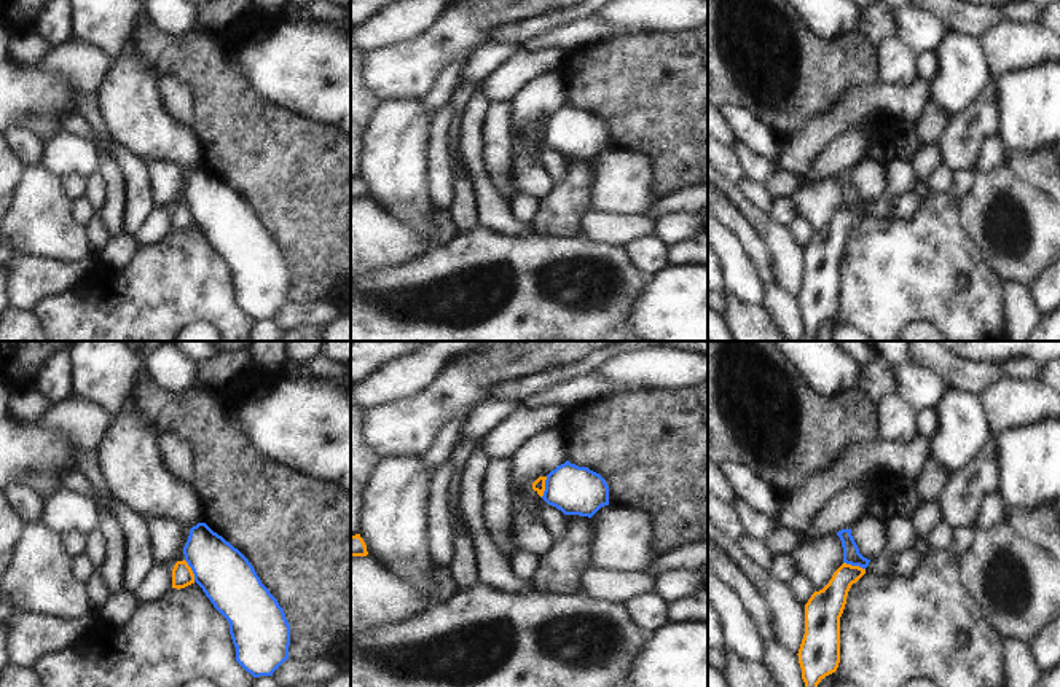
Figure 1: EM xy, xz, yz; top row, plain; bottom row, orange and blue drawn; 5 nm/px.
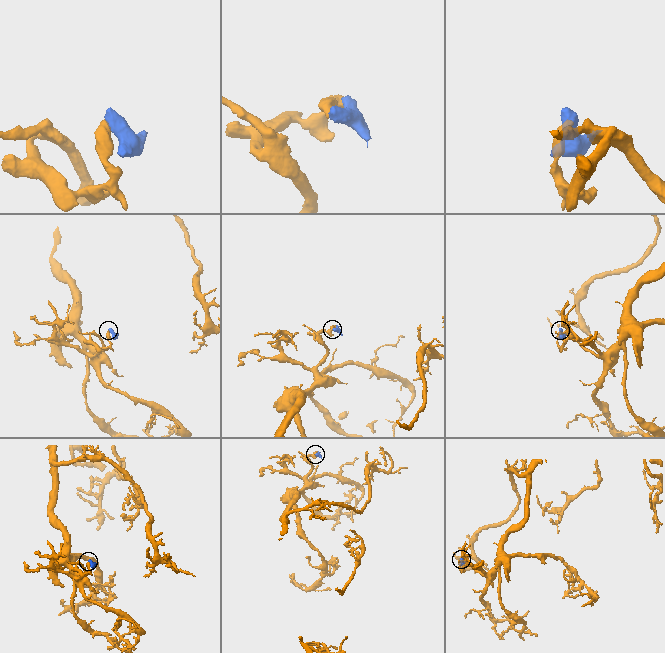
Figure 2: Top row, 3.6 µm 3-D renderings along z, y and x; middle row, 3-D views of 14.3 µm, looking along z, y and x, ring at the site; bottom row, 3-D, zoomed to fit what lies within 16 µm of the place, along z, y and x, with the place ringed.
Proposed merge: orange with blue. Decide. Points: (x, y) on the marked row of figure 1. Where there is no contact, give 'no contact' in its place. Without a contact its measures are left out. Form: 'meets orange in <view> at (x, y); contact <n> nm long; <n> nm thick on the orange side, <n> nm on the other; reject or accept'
meets orange in xy at (192, 571); contact 130 nm long; 110 nm thick on the orange side, 280 nm on the other; reject

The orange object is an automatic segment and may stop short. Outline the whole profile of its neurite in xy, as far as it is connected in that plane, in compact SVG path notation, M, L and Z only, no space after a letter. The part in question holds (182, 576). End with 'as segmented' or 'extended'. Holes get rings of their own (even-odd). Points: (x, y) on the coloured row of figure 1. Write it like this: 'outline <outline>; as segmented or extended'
outline M185 559L177 561L172 569L172 588L180 590L191 583L194 583L194 574L193 574L191 567L188 566L188 563Z; as segmented

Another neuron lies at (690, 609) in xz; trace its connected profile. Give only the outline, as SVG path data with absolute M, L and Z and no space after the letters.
M708 587L690 598L679 598L666 606L668 623L708 623Z

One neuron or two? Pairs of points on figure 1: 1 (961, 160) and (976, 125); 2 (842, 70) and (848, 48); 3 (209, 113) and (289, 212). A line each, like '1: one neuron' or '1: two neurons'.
1: one neuron
2: one neuron
3: one neuron

